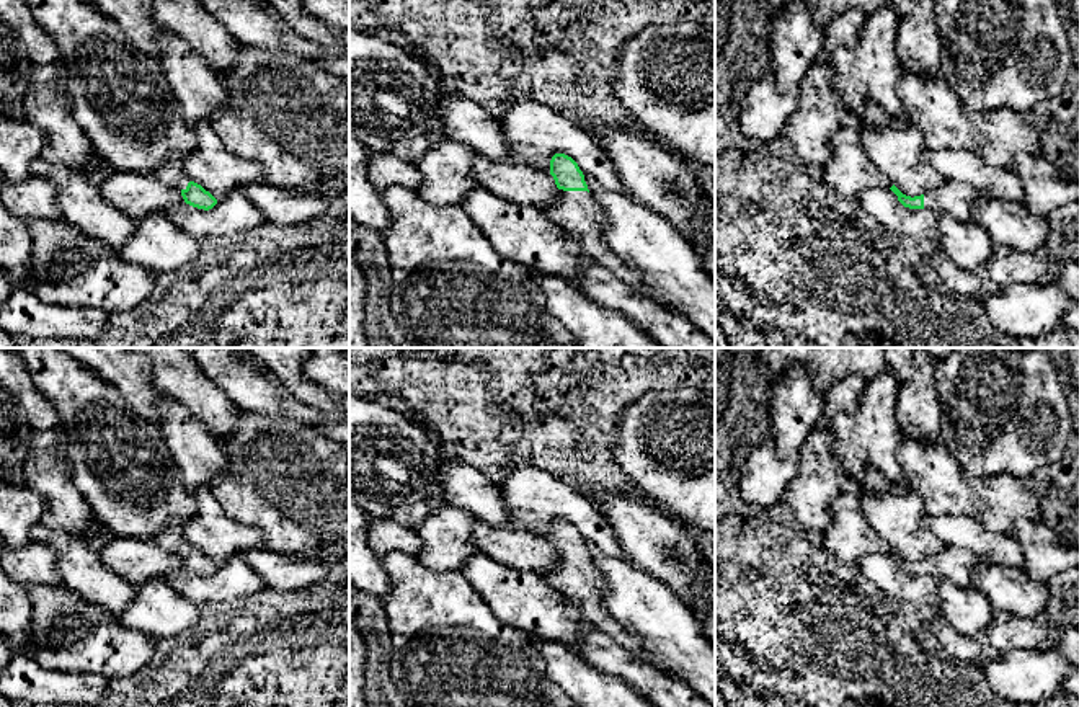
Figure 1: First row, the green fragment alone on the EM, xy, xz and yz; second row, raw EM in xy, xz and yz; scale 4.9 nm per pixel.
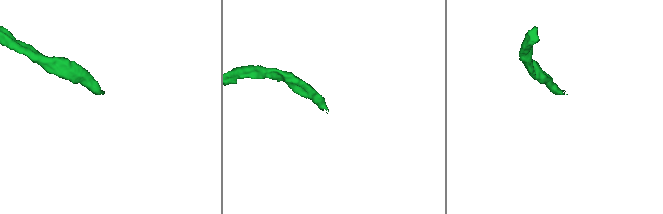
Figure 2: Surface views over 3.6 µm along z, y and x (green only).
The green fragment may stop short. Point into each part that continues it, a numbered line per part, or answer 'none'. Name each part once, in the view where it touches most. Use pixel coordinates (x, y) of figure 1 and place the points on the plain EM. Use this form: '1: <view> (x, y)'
1: xz (575, 577)

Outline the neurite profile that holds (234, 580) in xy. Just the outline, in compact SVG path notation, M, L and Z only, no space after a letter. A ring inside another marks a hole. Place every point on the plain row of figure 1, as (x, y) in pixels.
M240 555L219 565L209 576L181 568L165 581L194 604L237 601L268 588Z

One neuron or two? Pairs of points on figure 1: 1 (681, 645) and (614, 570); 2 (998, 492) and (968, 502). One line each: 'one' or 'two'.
1: one
2: two

